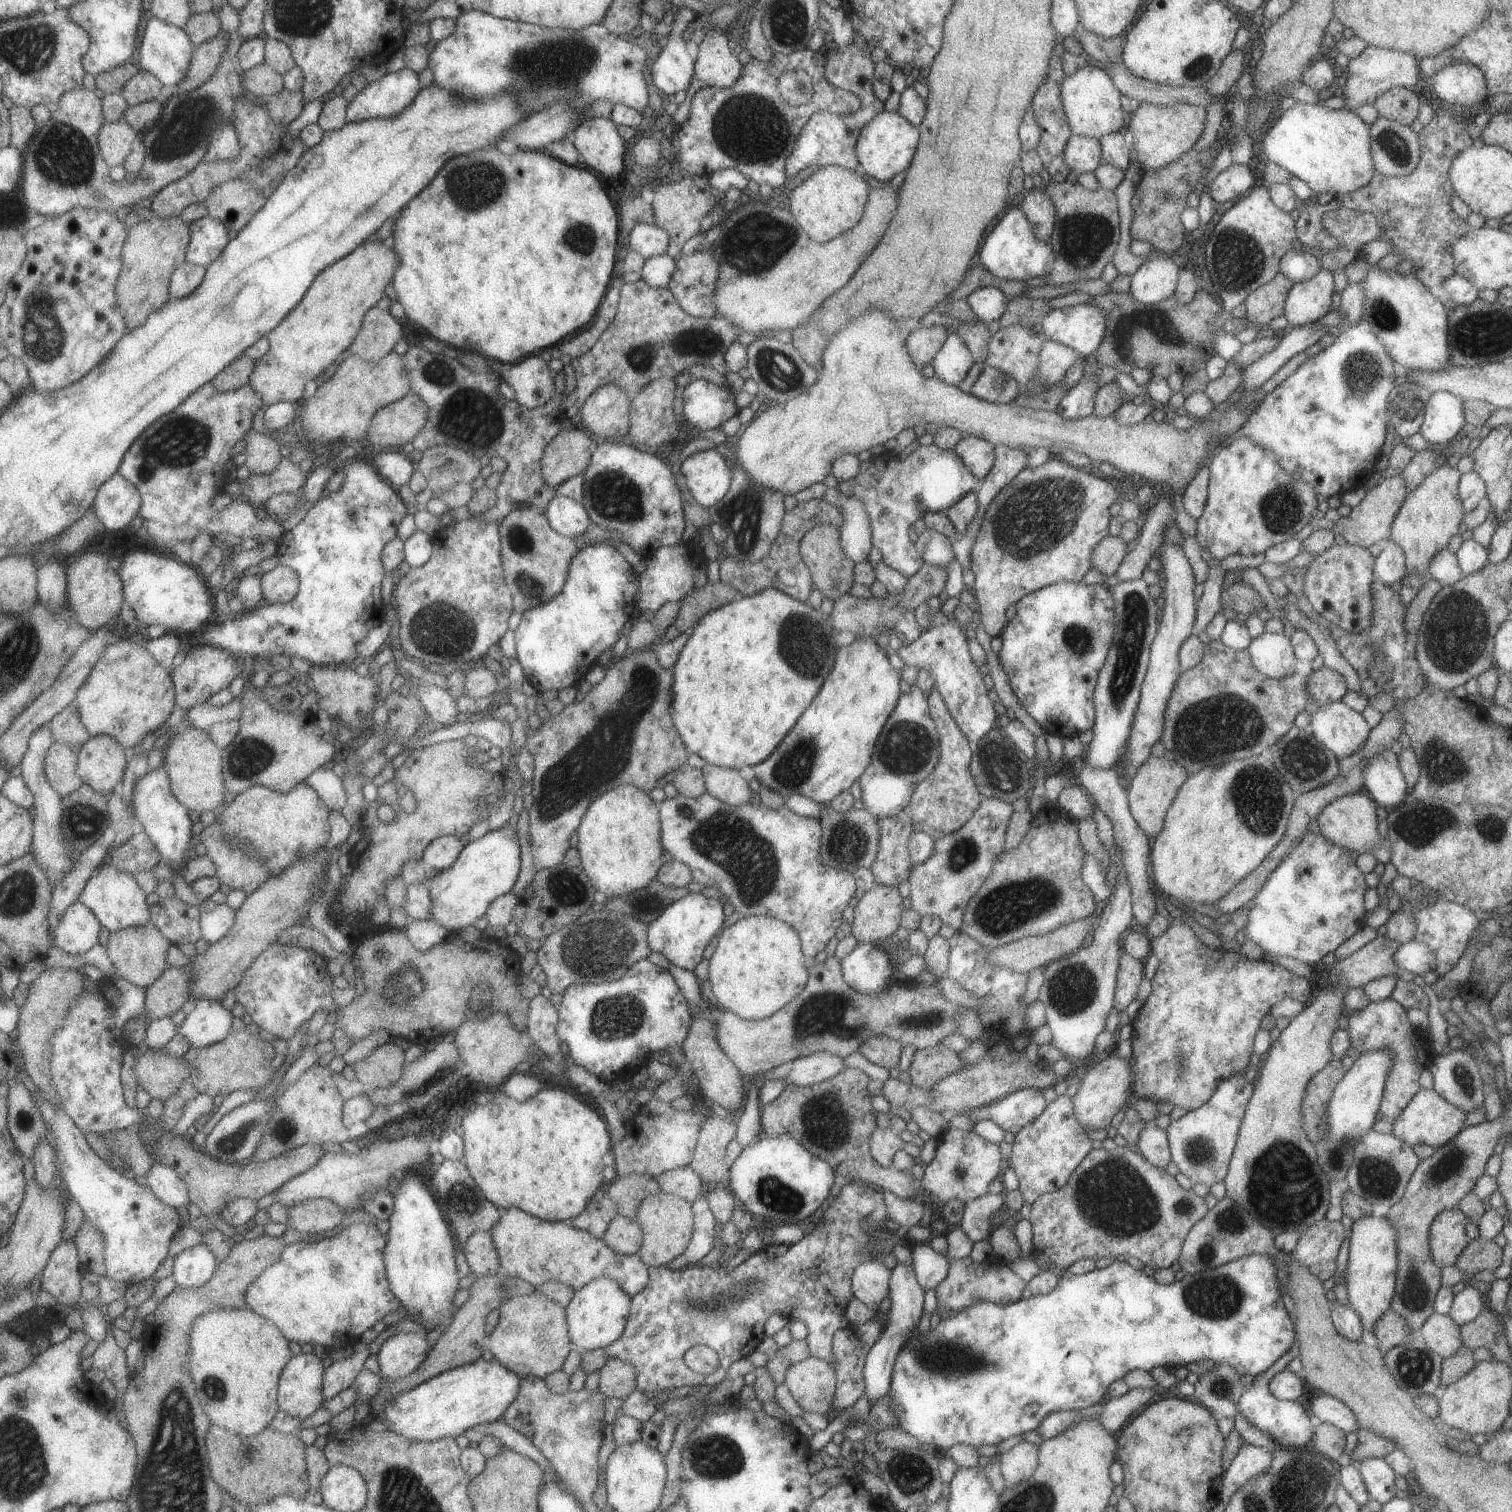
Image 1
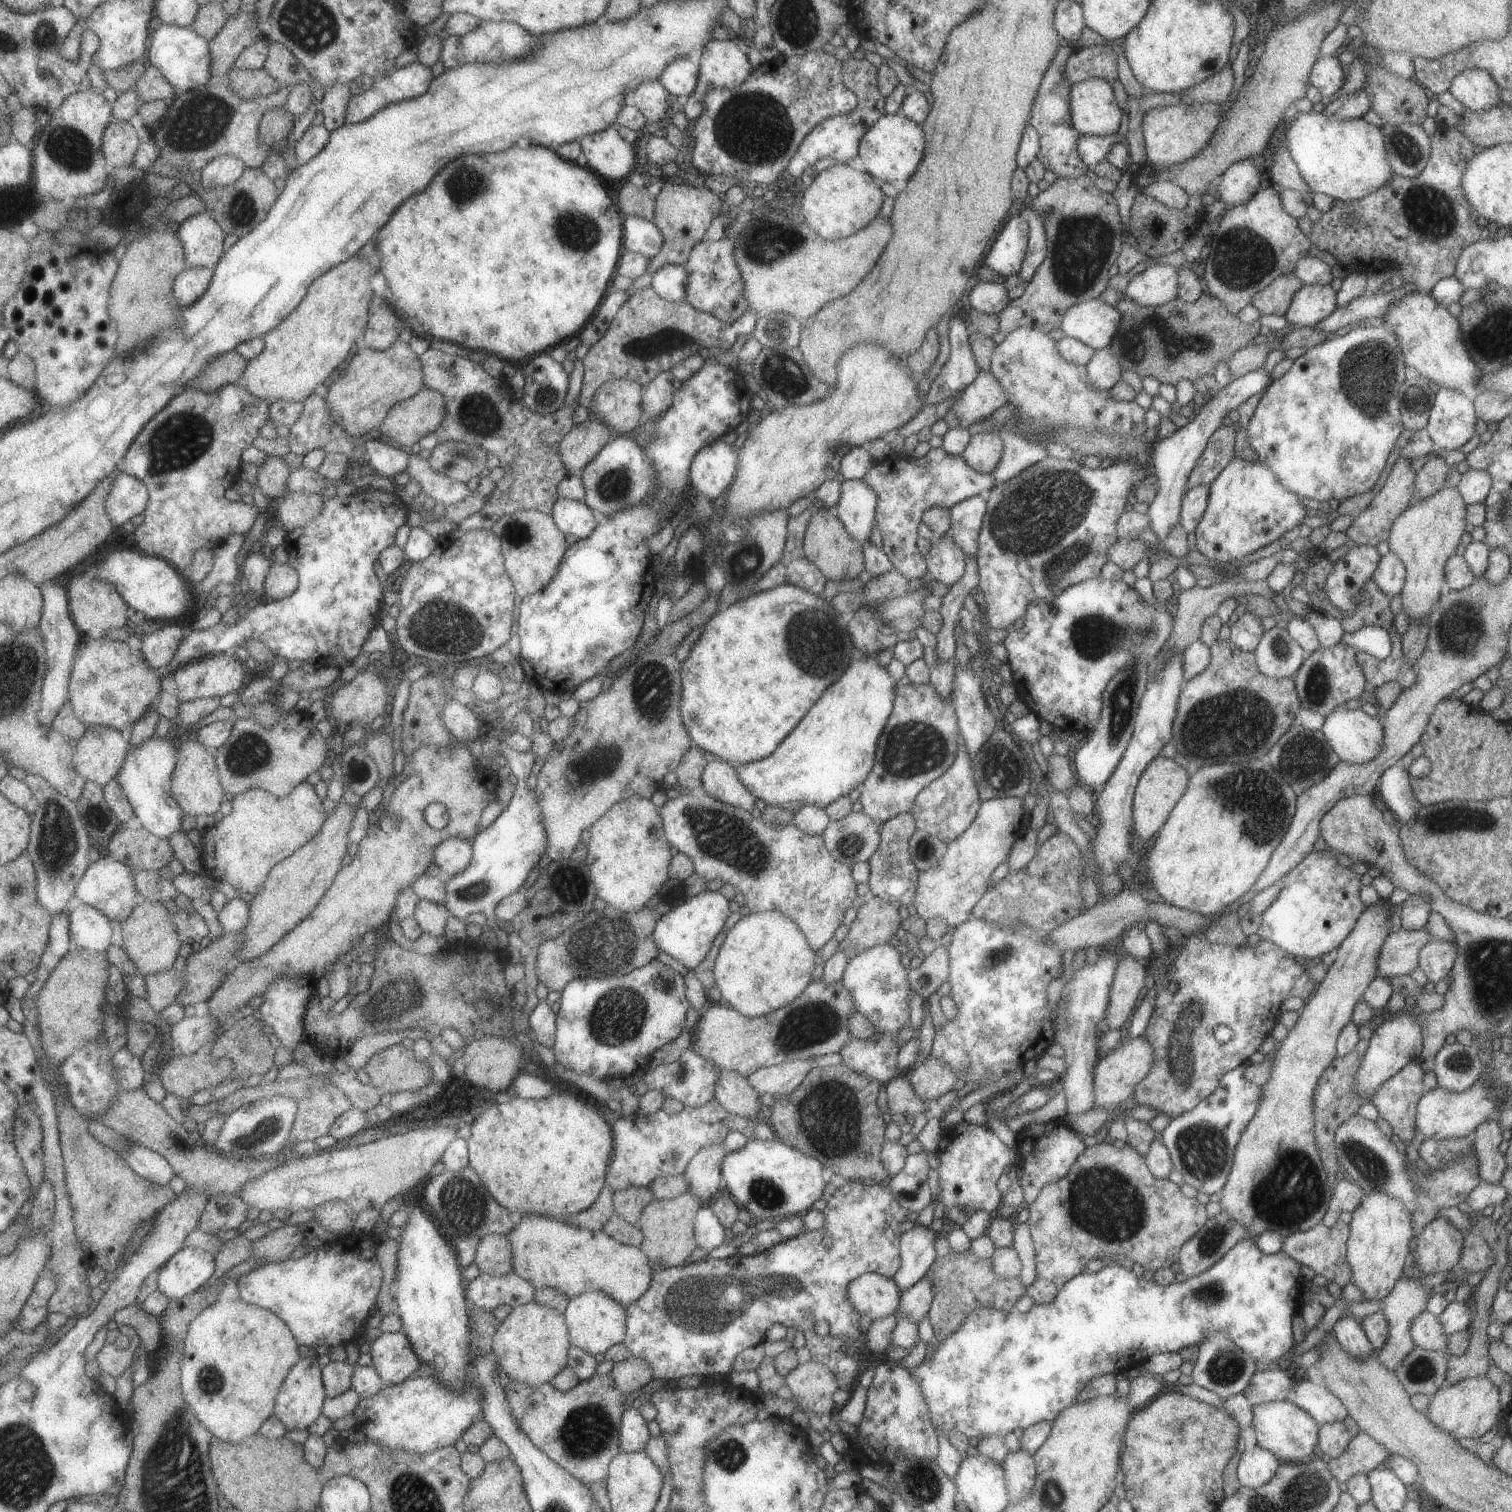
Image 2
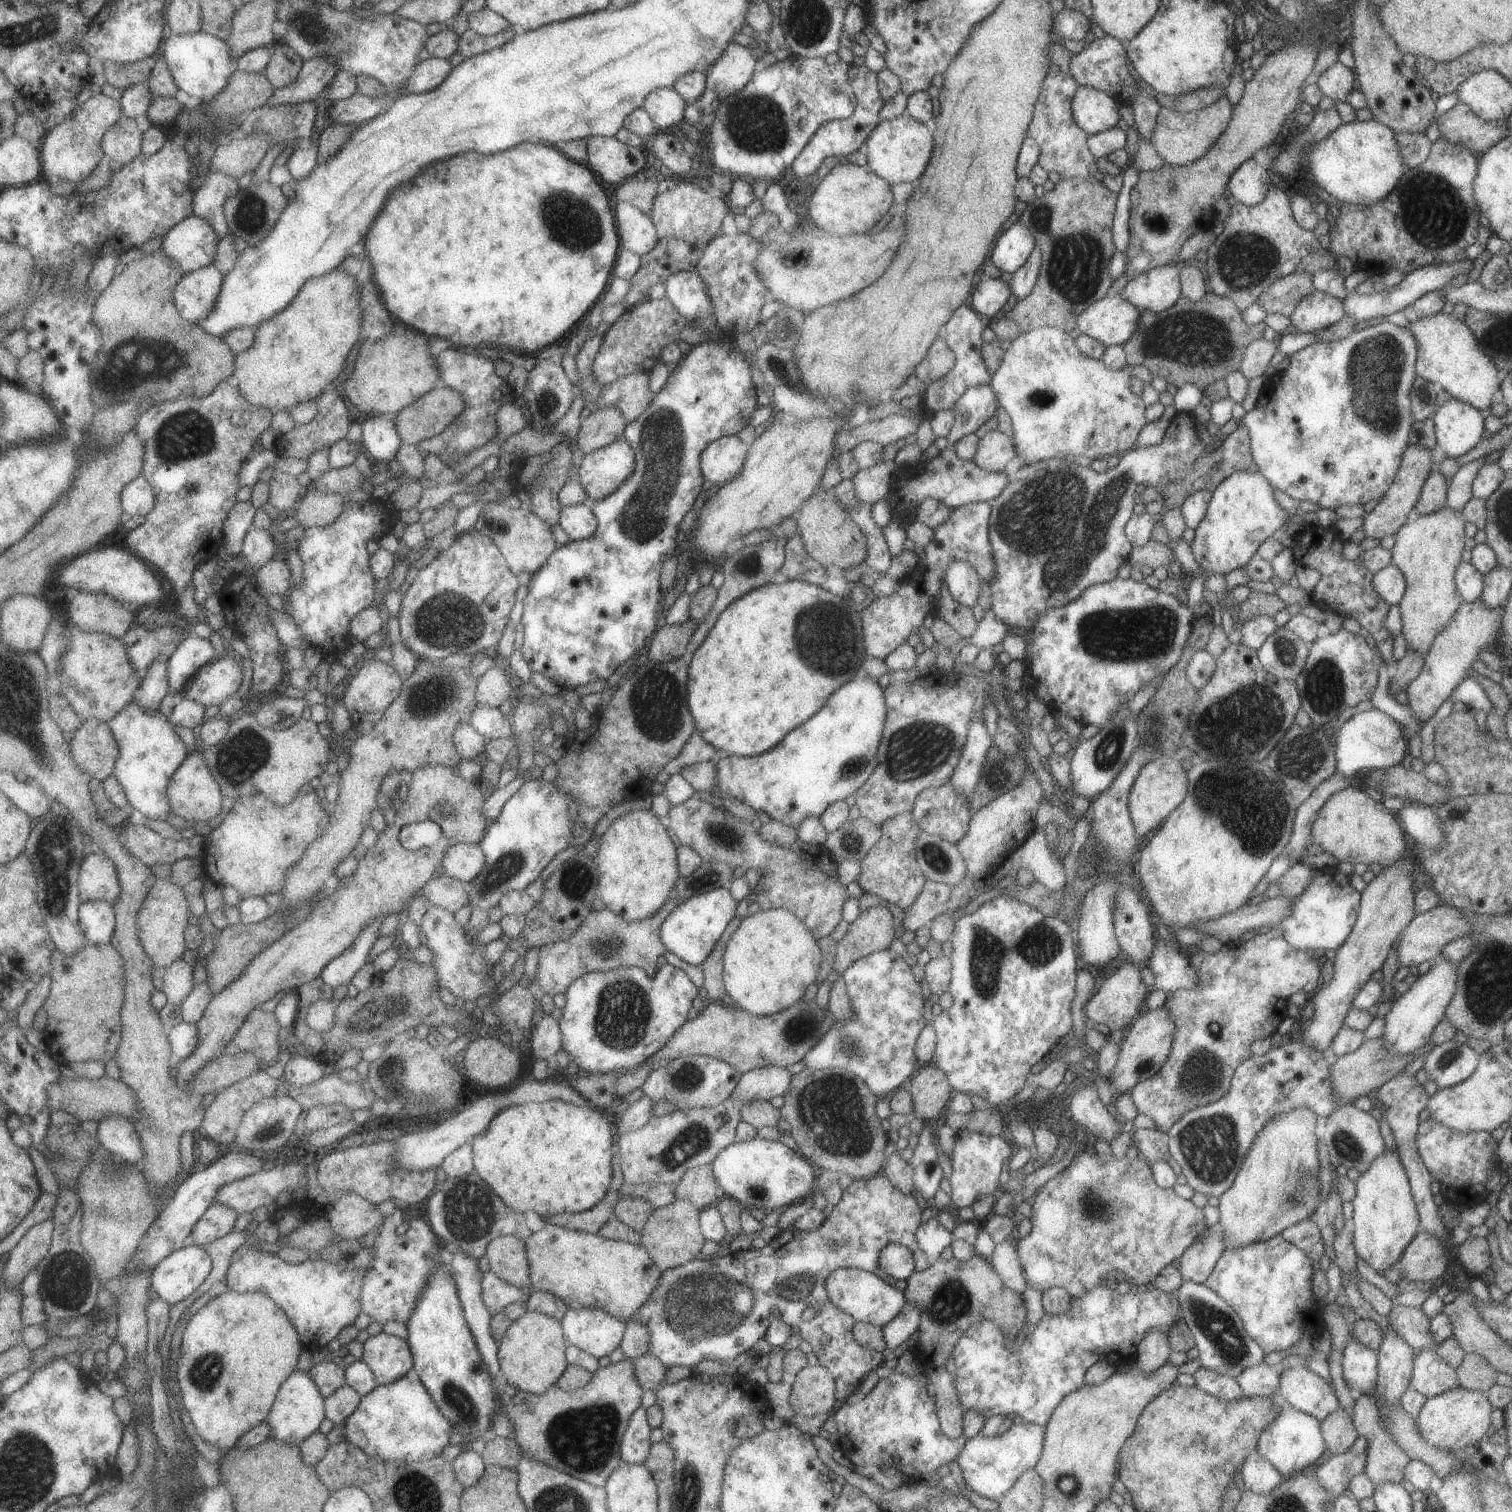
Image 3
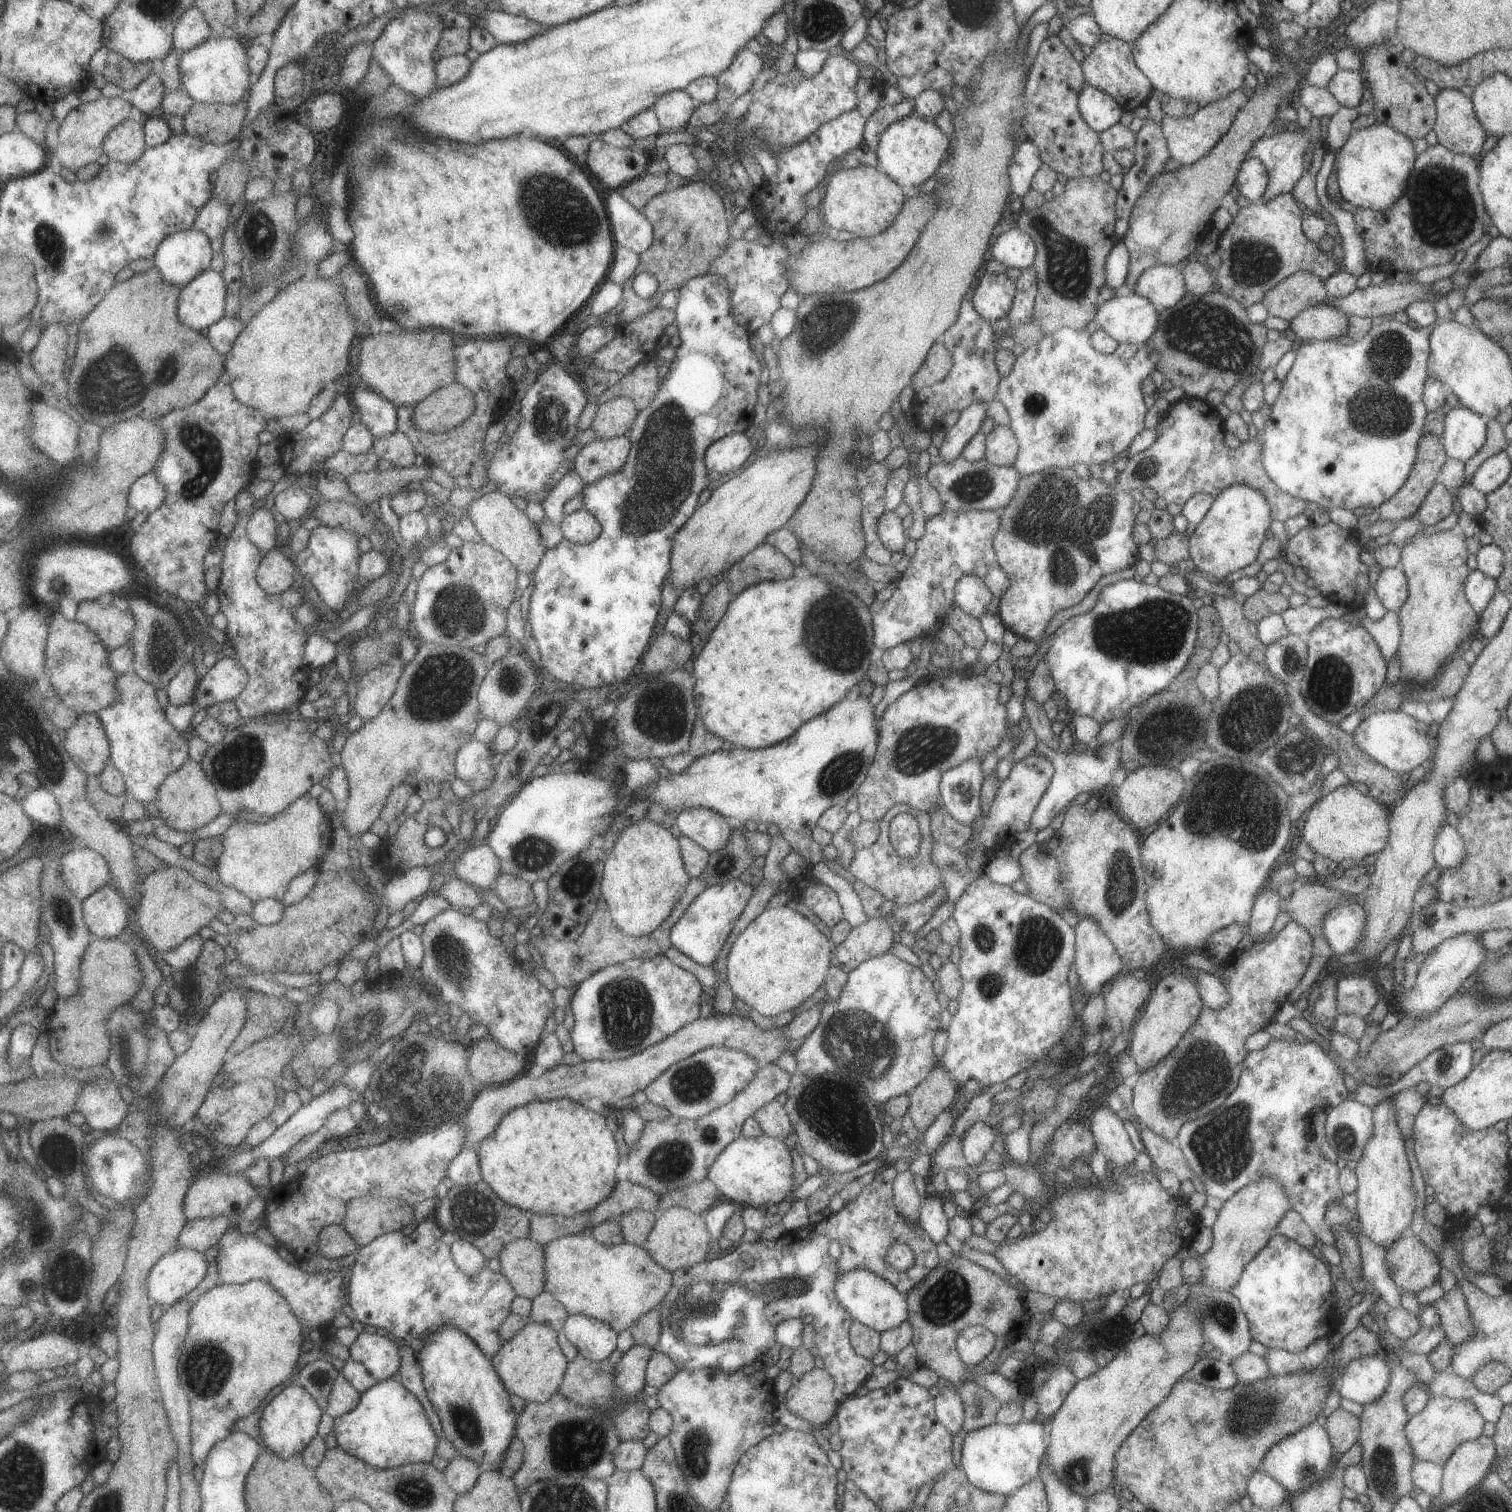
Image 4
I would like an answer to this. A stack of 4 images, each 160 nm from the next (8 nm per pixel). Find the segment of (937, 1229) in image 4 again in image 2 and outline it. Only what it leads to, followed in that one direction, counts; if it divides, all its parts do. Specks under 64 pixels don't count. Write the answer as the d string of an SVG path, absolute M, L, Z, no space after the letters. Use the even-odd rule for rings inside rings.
M915 1224L900 1236L898 1249L901 1262L892 1276L900 1294L923 1277L926 1264L937 1257L933 1245L937 1237L937 1232L921 1224Z

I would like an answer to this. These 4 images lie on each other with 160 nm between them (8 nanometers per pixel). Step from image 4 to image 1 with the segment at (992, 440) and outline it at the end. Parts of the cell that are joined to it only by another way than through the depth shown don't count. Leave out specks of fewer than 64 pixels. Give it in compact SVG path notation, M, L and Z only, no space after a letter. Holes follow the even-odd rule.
M963 434L952 450L979 482L993 466L994 445L976 436Z

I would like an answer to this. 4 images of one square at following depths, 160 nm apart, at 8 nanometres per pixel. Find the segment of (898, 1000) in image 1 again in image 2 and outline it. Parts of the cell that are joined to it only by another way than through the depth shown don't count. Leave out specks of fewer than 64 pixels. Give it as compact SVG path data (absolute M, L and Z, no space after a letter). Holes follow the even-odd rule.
M841 980L825 984L812 981L791 1002L765 1016L746 1017L724 1003L709 1002L699 1013L688 1046L697 1056L714 1062L719 1069L748 1077L761 1067L838 1053L849 1039L846 1018L855 1011Z

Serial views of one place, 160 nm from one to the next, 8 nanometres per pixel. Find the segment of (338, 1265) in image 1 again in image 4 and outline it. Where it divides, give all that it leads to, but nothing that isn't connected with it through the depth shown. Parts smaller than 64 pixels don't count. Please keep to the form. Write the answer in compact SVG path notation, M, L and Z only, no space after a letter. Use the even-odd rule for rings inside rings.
M239 1229L227 1231L218 1244L215 1260L219 1276L225 1283L242 1285L253 1279L261 1279L272 1284L286 1296L301 1324L308 1326L309 1330L343 1317L341 1306L345 1302L349 1304L348 1277L343 1276L342 1270L332 1268L315 1275L306 1273L283 1249L261 1242L254 1233L244 1235Z

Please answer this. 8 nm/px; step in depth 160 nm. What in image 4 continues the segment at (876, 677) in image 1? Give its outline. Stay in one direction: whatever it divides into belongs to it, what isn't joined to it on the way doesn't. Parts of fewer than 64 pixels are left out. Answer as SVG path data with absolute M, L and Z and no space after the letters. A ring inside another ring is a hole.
M850 692L850 695L845 696L838 703L835 703L833 707L829 710L826 710L825 713L816 716L815 718L809 719L807 722L804 722L799 726L799 728L783 740L780 740L777 744L772 744L768 747L763 747L760 749L744 749L741 747L732 747L731 750L716 750L698 757L694 758L694 761L683 771L678 773L669 773L668 777L664 777L663 775L659 775L656 780L649 782L646 785L643 785L636 791L632 792L629 796L631 800L634 798L638 798L641 801L646 802L646 808L648 810L649 806L657 802L667 811L672 811L674 813L675 810L686 809L687 807L697 807L704 809L711 809L713 812L719 813L724 817L733 817L735 818L739 824L744 824L747 820L753 820L753 822L759 823L763 822L763 824L775 824L778 826L780 835L785 839L785 842L789 845L790 850L795 852L795 854L799 854L801 858L803 858L805 864L810 864L810 866L815 863L822 862L825 863L835 874L839 876L843 876L845 874L845 868L841 868L835 861L830 861L825 858L823 852L821 852L821 847L812 839L812 830L813 827L816 826L817 819L825 812L829 807L833 805L839 805L843 807L847 800L851 798L851 796L855 796L856 790L859 788L859 785L865 780L869 765L871 764L873 755L875 754L877 748L878 741L878 732L875 732L875 727L873 724L873 707L869 705L869 699L863 698L859 696L859 694L855 694L854 692Z

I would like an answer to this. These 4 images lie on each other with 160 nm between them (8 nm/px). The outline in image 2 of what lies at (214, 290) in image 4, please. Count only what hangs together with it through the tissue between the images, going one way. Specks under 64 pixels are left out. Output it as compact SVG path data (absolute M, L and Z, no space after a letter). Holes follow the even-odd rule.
M187 267L174 282L174 293L182 309L193 306L211 286L214 268Z

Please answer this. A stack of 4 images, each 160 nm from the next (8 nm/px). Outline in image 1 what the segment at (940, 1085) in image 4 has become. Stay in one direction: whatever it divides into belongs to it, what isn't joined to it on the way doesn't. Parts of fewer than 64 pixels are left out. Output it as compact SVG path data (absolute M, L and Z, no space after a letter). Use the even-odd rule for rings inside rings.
M939 1042L932 1047L915 1049L908 1071L911 1084L918 1089L932 1089L937 1081L957 1072L960 1066L957 1053Z

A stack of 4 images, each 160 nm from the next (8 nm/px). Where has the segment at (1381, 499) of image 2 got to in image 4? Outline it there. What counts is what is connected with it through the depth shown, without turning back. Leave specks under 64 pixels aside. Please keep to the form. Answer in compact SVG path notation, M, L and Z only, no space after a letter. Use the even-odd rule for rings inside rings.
M1422 434L1417 443L1415 462L1408 477L1405 479L1403 486L1393 496L1390 496L1378 506L1380 512L1379 518L1397 523L1407 518L1407 516L1416 514L1417 509L1421 506L1423 500L1425 500L1427 493L1437 482L1439 471L1447 459L1448 456L1444 451L1439 437L1434 434Z

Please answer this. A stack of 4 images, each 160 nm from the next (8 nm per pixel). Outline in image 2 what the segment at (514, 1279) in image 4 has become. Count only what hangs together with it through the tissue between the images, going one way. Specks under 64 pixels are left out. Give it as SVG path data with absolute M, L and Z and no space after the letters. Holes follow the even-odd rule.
M493 1233L481 1237L474 1263L481 1273L501 1276L512 1272L512 1250L505 1235Z

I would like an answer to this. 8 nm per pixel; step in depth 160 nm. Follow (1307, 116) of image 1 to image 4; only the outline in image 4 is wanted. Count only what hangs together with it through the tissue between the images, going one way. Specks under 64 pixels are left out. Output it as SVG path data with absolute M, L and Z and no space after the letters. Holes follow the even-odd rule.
M1379 122L1352 131L1342 147L1333 153L1332 172L1338 182L1339 196L1353 206L1373 211L1391 208L1404 193L1416 157L1410 138Z

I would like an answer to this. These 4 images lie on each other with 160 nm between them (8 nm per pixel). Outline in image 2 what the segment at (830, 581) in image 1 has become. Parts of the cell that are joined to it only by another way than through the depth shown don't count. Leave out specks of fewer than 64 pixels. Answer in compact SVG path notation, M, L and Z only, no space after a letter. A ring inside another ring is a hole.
M821 507L810 517L801 540L801 549L807 560L814 564L824 575L826 580L843 582L847 578L855 578L864 570L862 546L845 530L841 521L832 509Z

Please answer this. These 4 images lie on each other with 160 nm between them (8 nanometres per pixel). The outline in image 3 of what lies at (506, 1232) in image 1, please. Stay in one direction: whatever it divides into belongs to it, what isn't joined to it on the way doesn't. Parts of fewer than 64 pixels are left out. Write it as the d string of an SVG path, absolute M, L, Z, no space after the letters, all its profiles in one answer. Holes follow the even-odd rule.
M545 1223L543 1228L531 1233L524 1240L524 1245L531 1288L555 1295L566 1304L568 1309L599 1309L625 1323L634 1316L644 1302L649 1300L650 1293L658 1285L660 1270L651 1262L648 1252L640 1244L614 1241L597 1234L564 1229Z

